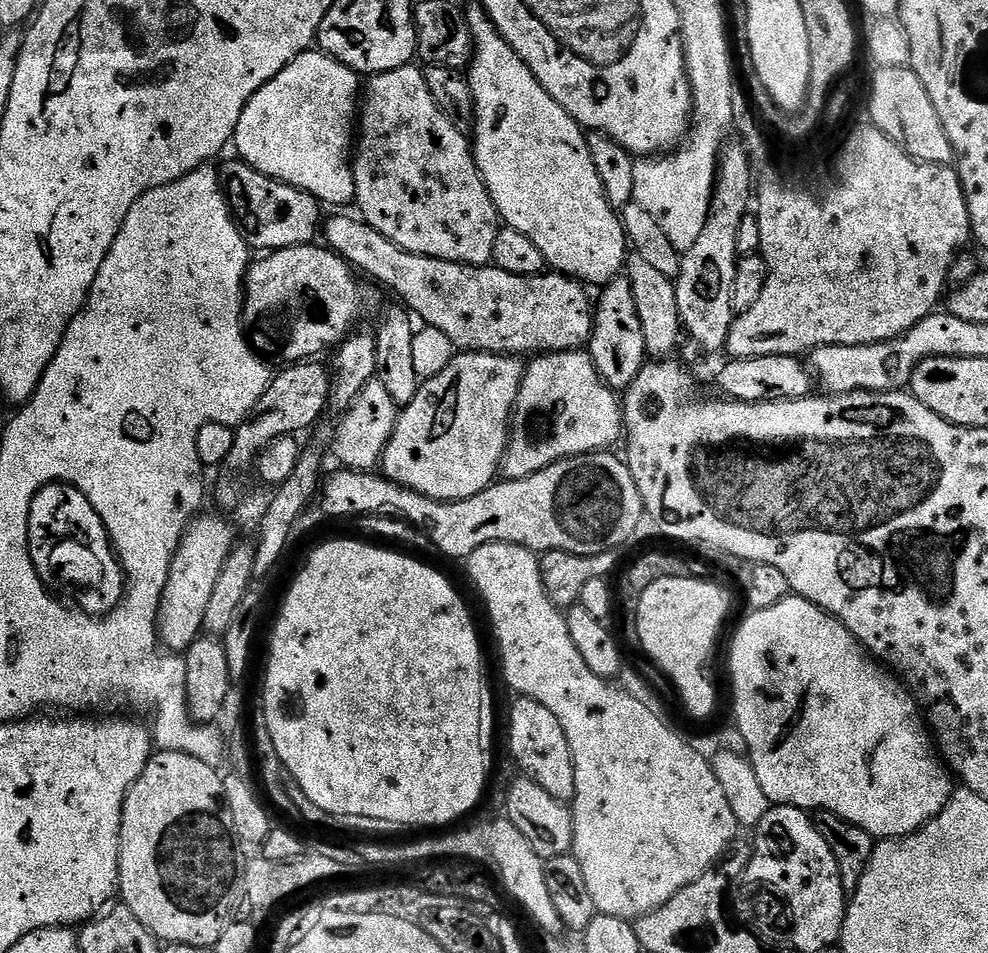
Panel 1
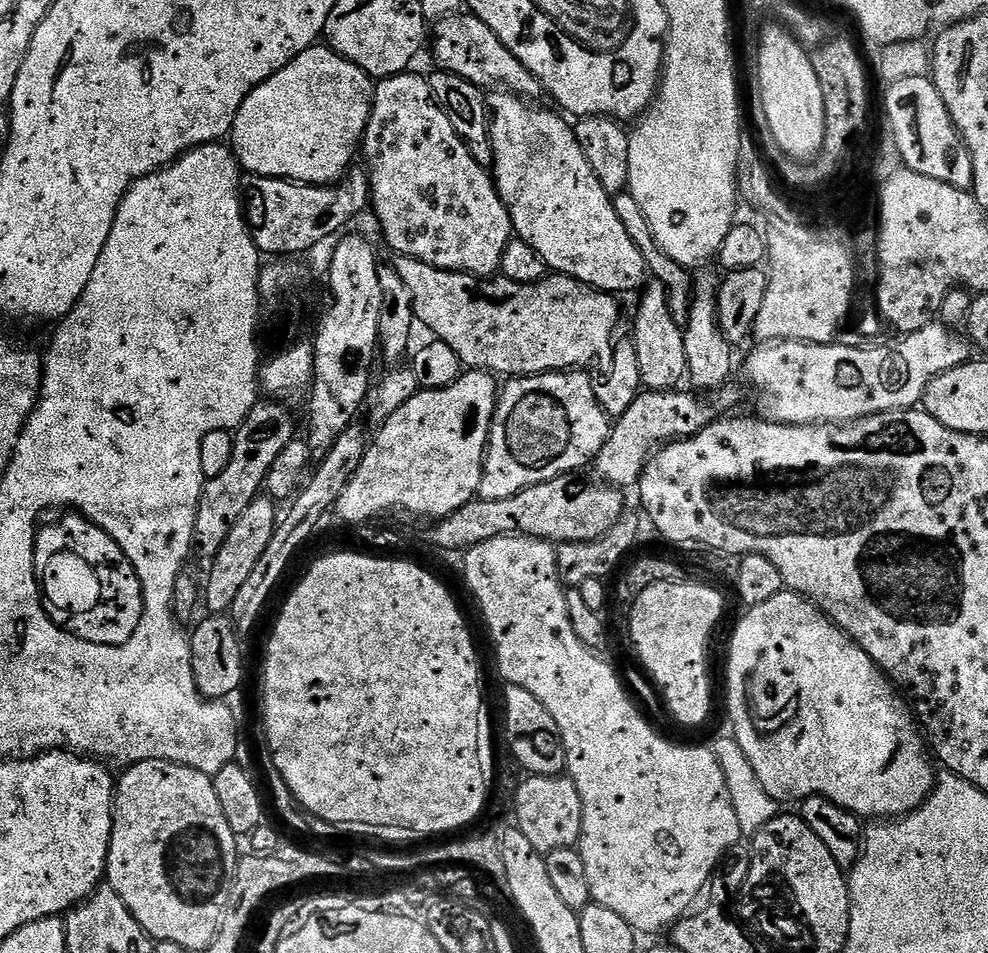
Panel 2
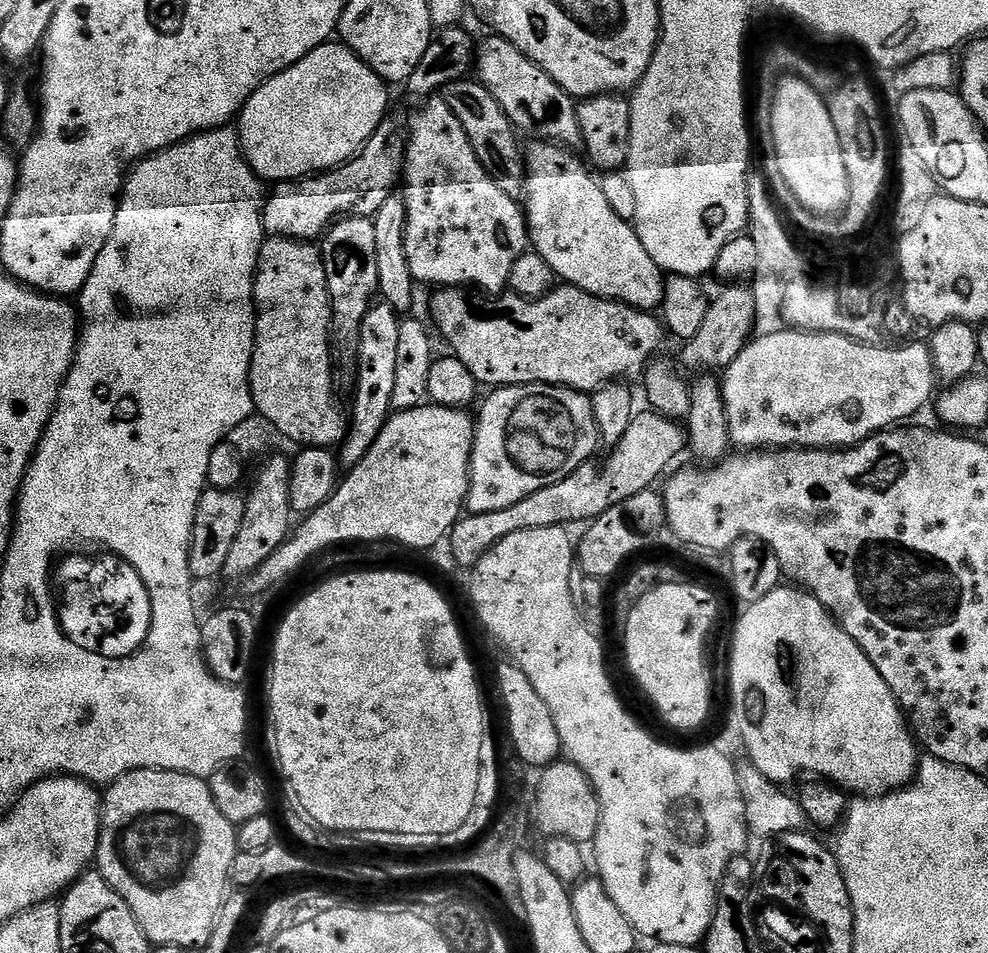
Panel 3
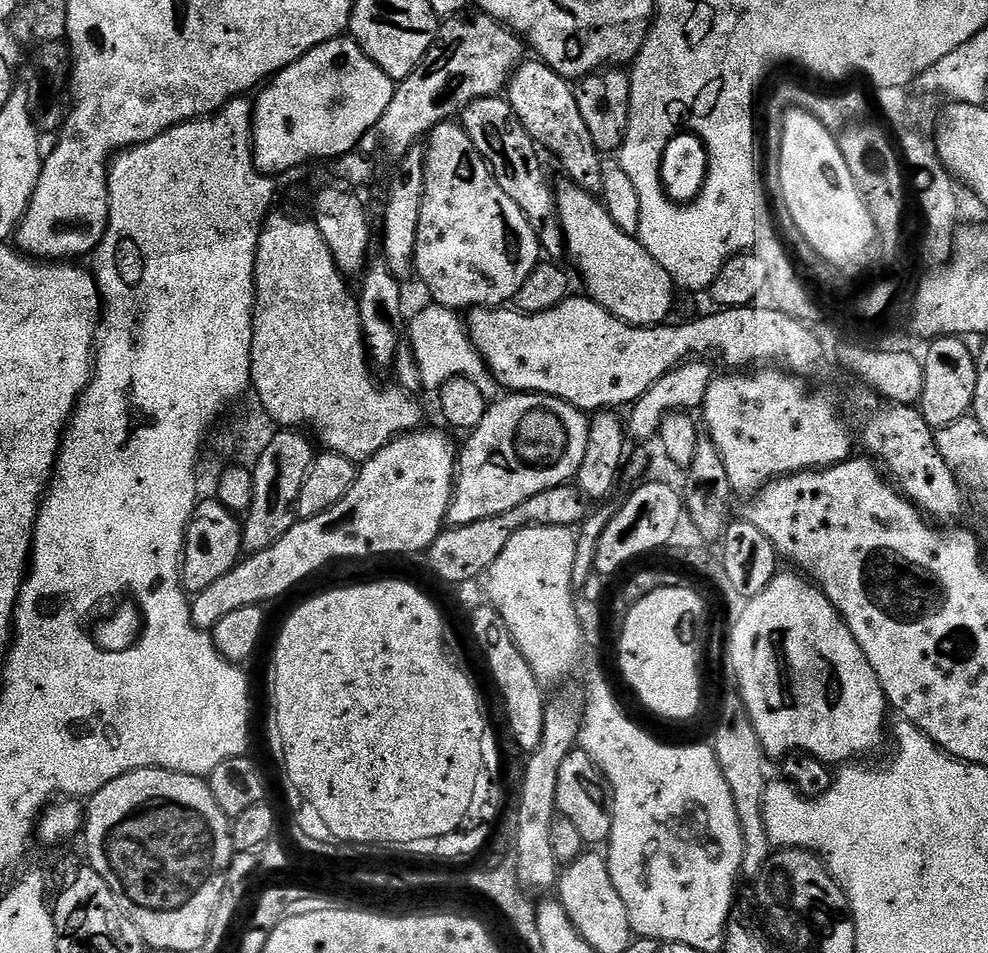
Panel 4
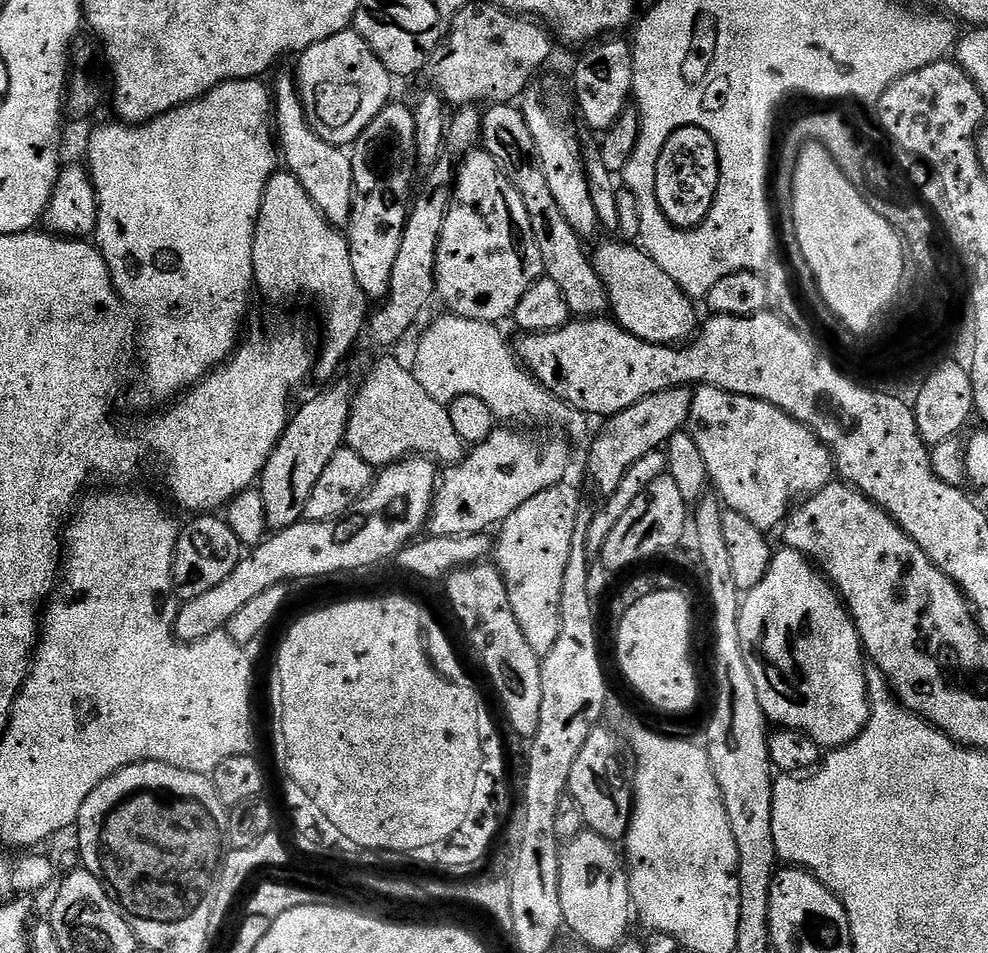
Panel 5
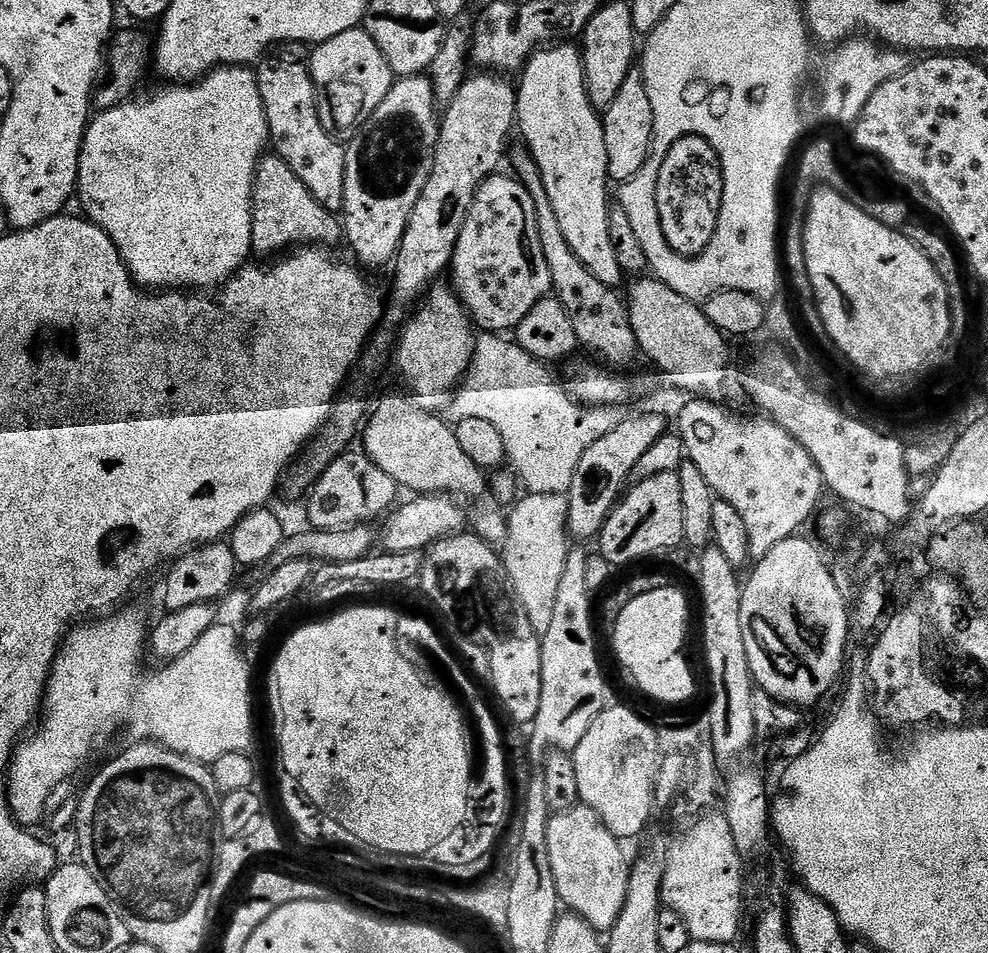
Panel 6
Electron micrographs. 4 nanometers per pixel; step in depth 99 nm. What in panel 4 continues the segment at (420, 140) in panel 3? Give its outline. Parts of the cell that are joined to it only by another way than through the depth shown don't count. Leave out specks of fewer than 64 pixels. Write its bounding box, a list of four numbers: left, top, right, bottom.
[414,122,541,308]

